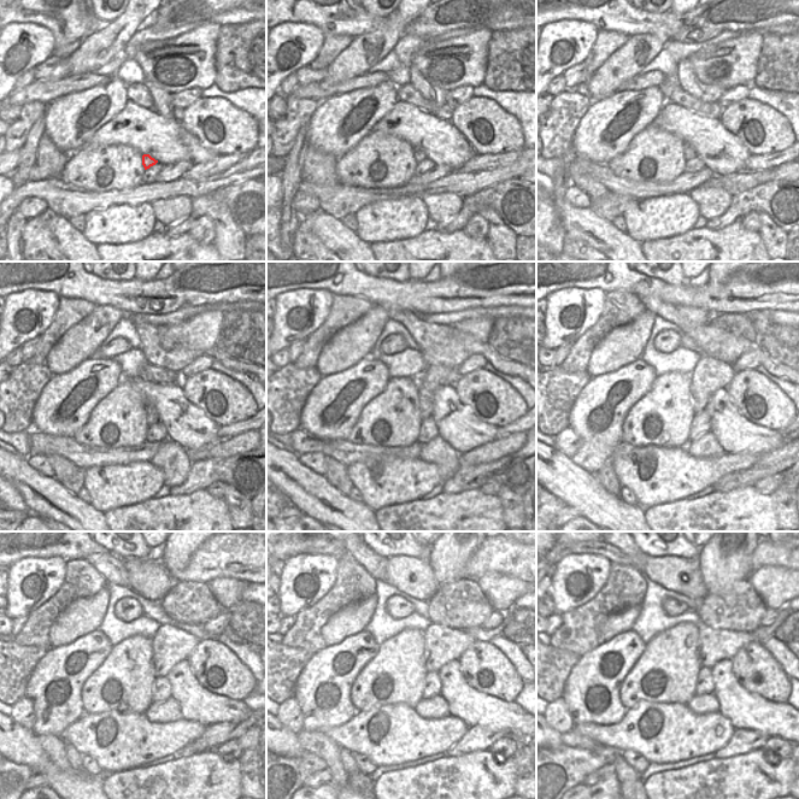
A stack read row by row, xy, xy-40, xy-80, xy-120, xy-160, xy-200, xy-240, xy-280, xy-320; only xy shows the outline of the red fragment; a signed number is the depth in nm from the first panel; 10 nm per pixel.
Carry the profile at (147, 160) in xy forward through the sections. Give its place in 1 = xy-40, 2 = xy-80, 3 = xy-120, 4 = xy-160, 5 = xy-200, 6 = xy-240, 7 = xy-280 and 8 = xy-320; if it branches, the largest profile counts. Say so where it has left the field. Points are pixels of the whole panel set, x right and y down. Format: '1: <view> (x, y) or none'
1: xy-40 (419, 156)
2: xy-80 (689, 153)
3: xy-120 (152, 416)
4: xy-160 (434, 376)
5: xy-200 (710, 374)
6: xy-240 (171, 644)
7: xy-280 (442, 644)
8: xy-320 (715, 645)

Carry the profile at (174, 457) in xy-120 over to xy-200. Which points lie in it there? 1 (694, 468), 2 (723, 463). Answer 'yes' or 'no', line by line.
1: no
2: no

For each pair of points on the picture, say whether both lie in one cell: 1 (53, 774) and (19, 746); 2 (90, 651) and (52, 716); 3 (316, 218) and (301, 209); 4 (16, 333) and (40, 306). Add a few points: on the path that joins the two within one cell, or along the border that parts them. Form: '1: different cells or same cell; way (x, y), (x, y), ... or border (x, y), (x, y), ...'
1: same cell; way (45, 765), (28, 751)
2: same cell; way (84, 667), (72, 680), (72, 693), (66, 700)
3: different cells; border (318, 209), (304, 215), (299, 219)
4: same cell; way (13, 322), (13, 315), (18, 309), (29, 306)

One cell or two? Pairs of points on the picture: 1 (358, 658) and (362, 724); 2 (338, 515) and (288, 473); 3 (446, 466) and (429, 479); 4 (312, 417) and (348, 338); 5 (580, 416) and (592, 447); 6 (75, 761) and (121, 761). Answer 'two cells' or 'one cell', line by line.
1: two cells
2: one cell
3: two cells
4: two cells
5: one cell
6: two cells

